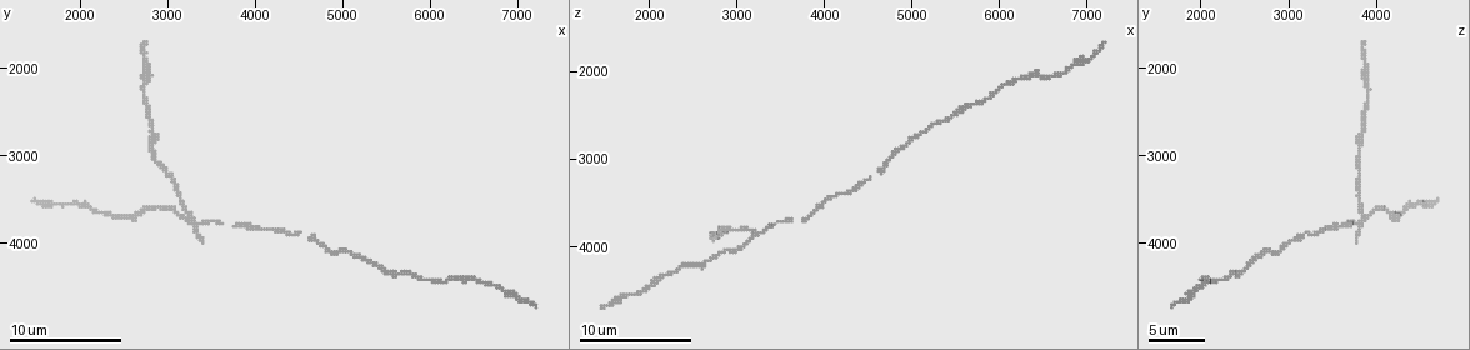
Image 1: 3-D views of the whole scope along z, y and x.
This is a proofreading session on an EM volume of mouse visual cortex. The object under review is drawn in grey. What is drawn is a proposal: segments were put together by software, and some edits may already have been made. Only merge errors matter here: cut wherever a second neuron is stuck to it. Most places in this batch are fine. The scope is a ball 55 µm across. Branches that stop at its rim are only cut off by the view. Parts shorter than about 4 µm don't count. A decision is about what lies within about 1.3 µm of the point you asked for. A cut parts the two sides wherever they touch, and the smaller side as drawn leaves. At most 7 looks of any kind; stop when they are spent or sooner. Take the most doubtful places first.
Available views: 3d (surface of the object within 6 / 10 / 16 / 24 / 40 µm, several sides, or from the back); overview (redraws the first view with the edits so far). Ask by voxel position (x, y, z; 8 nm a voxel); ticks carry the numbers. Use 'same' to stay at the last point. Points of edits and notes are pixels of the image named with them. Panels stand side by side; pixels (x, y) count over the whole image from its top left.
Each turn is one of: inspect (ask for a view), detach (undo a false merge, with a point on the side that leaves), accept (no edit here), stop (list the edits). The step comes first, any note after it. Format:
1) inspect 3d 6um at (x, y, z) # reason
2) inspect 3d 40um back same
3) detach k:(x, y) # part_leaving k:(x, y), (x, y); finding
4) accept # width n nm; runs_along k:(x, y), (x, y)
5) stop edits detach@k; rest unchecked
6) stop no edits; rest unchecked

inspect 3d 10um at (3250, 3600, 3800) # arms part here

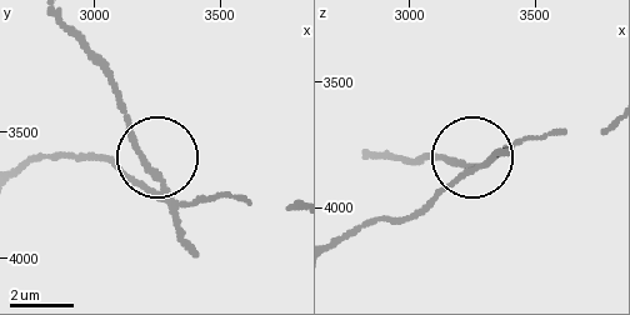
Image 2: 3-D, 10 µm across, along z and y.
inspect 3d 10um back at (3210, 3650, 3830) # other side

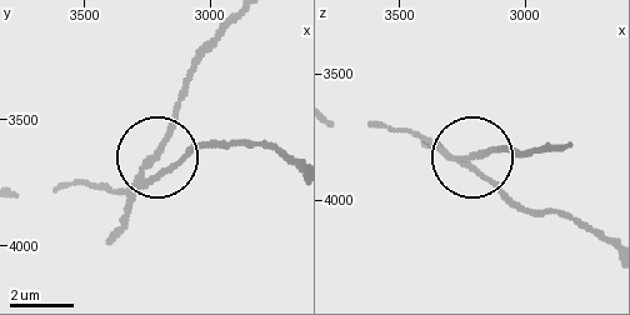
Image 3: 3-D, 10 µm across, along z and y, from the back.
detach 3:(115, 233) # width 160 nm; part_leaving 3:(133, 188), (168, 125), (186, 69), (230, 20); two neurons meet here

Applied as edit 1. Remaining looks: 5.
inspect overview

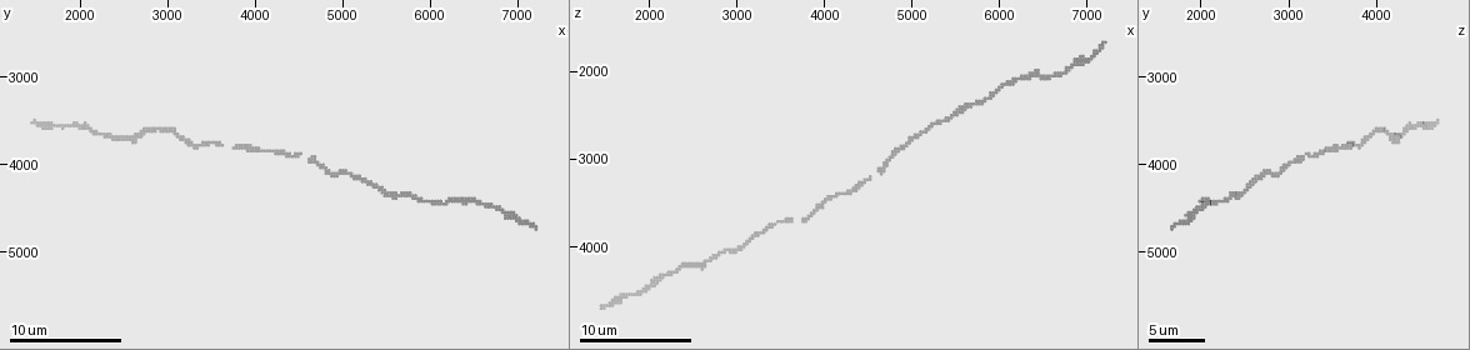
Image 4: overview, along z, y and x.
inspect 3d 10um at (2400, 3650, 4200)

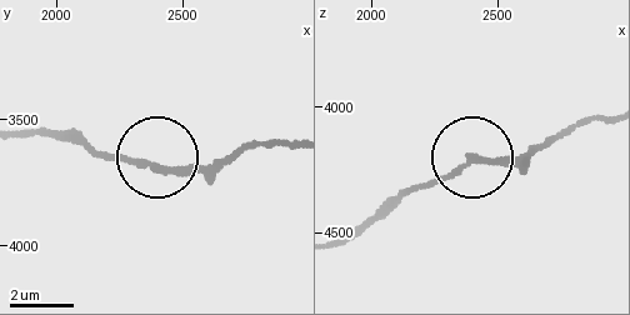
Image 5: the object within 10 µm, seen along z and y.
accept # runs_along 5:(604, 115), (515, 155), (466, 158), (396, 209); one neuron here

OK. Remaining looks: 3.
inspect 3d 10um at (3800, 3800, 3650) # sudden change in width

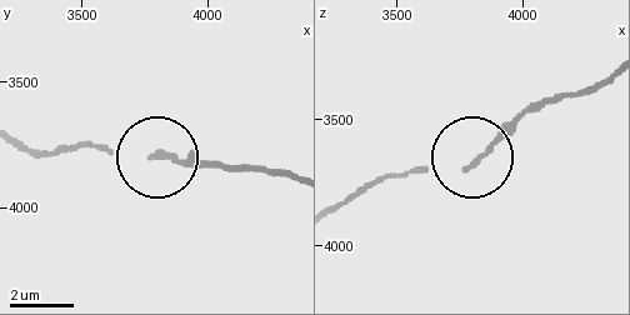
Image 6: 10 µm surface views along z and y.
accept # runs_along 6:(605, 76), (533, 103), (469, 163), (374, 181); all the same neuron

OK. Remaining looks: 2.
inspect 3d 6um at (5750, 4350, 2350) # calibre changes

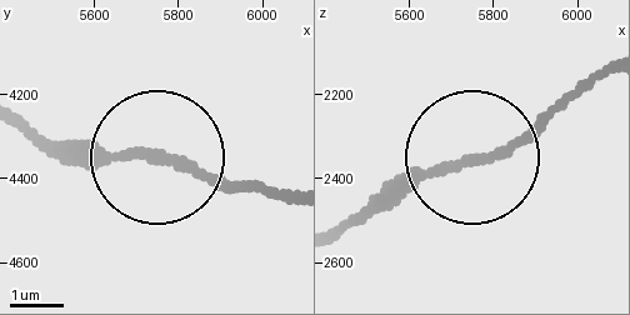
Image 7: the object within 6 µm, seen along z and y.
inspect 3d 6um back at (5715, 4345, 2365)

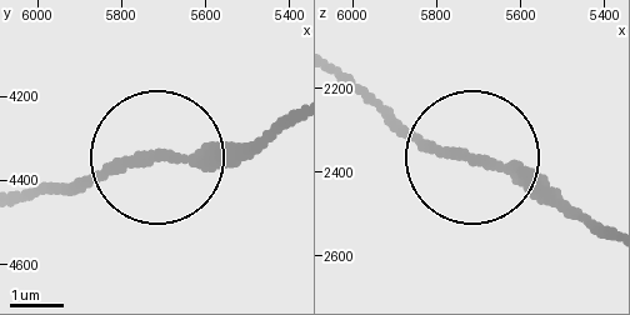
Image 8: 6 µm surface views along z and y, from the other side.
accept # runs_along 8:(281, 116), (228, 148), (120, 161), (26, 193); continuous, no second neuron

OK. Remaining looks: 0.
stop edits detach@3; rest unchecked

